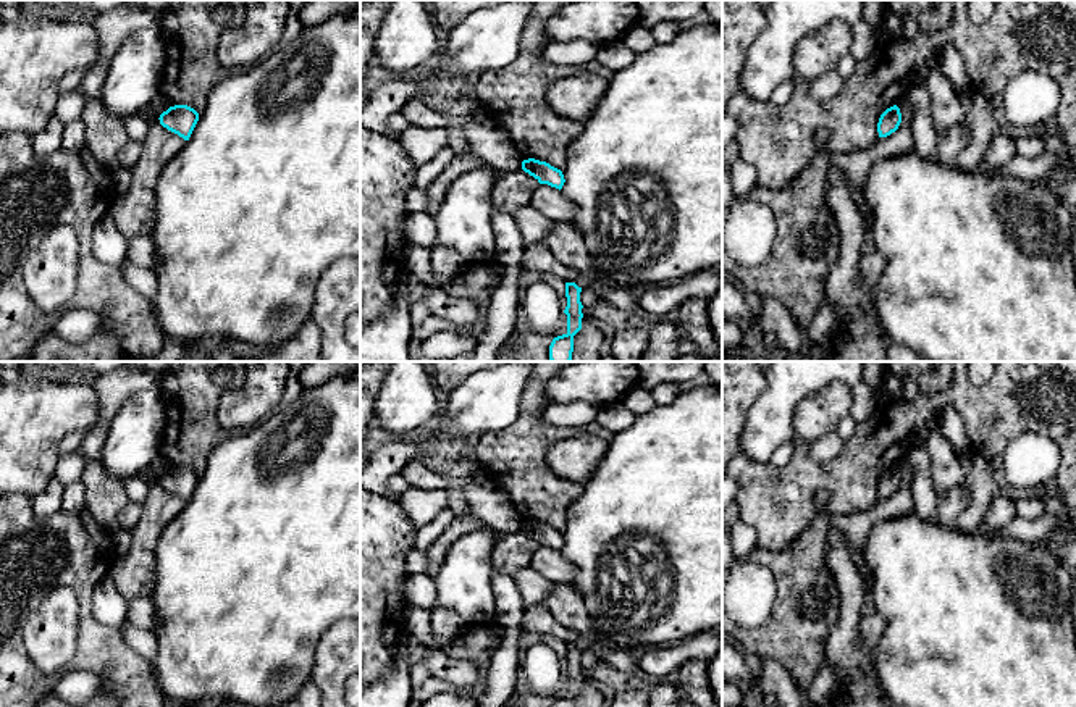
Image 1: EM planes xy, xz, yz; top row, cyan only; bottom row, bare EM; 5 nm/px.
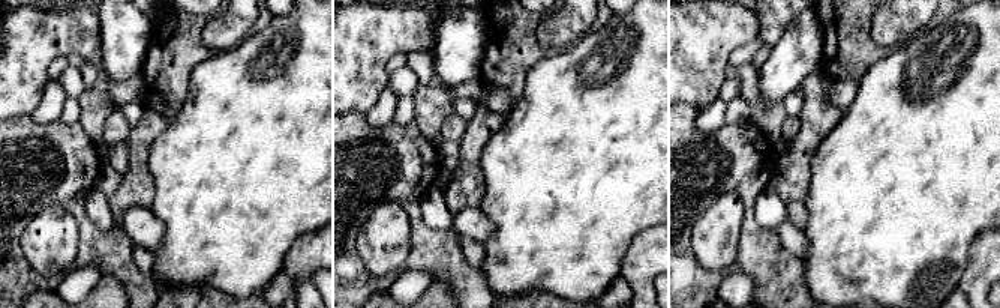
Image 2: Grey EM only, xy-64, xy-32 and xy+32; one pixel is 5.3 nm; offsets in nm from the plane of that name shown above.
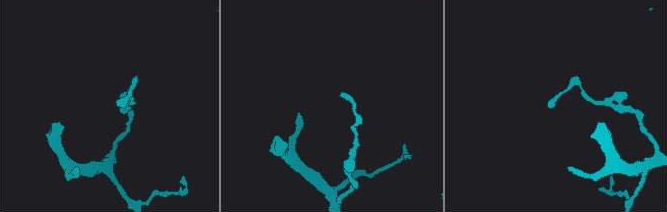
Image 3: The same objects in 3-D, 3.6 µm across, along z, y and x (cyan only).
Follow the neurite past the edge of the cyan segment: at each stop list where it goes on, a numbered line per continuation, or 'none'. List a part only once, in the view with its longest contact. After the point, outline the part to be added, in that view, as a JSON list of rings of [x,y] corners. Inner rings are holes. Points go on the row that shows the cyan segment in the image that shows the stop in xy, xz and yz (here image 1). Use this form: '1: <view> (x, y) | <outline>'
none

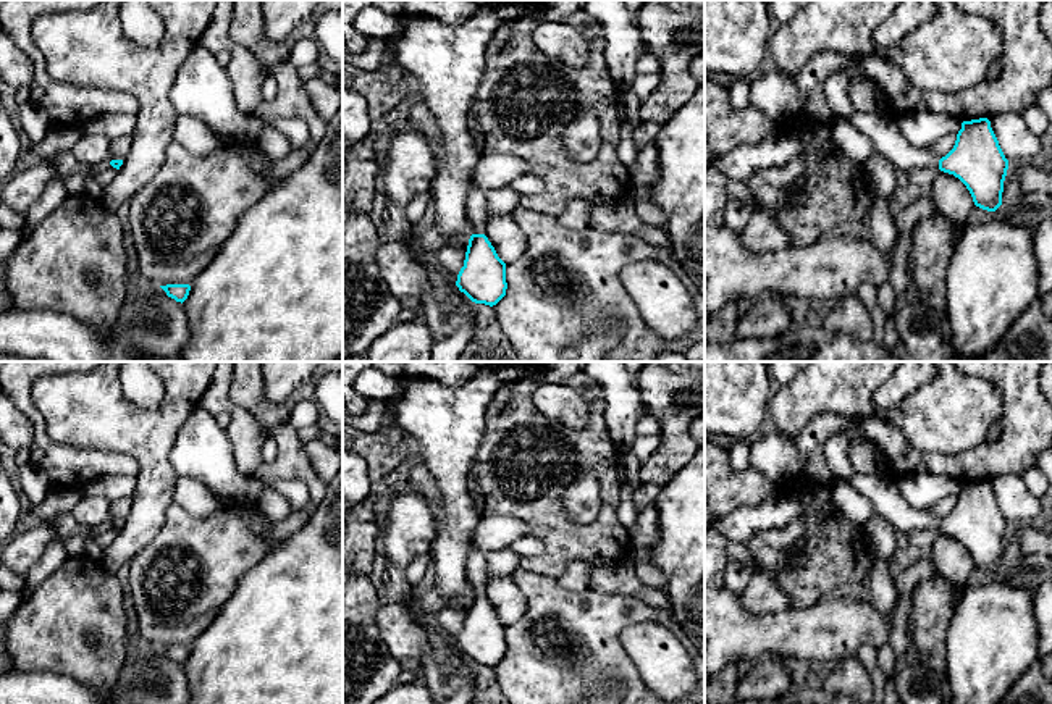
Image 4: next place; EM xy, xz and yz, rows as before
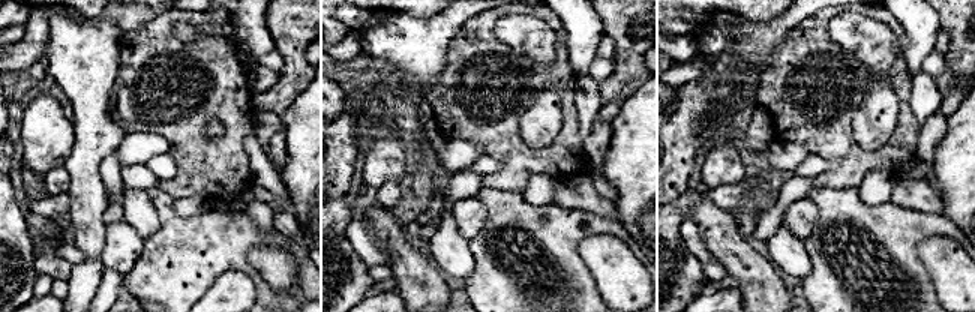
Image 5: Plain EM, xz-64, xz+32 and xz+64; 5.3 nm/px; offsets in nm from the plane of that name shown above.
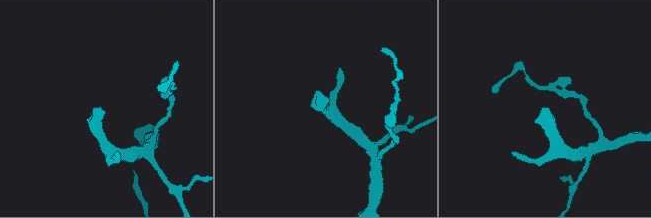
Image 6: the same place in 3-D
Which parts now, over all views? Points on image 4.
1: xz (475, 204) | [[[475,182],[469,187],[465,208],[472,226],[472,234],[485,234],[485,228],[490,220],[486,212],[486,191]]]

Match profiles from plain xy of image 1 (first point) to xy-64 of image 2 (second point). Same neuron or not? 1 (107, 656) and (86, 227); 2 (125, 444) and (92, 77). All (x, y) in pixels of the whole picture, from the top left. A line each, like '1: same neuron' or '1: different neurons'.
1: same neuron
2: different neurons

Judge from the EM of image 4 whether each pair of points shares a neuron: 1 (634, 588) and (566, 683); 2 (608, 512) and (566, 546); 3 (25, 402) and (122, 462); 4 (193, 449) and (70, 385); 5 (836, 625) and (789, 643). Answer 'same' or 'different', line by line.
1: different
2: same
3: same
4: different
5: same

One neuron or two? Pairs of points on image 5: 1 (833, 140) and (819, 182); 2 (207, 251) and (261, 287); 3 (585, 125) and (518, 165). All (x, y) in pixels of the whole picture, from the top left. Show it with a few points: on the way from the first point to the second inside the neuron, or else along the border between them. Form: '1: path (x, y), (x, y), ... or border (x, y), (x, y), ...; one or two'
1: path (834, 150), (834, 168), (830, 173); one
2: path (222, 251), (227, 251), (251, 272); one
3: border (575, 95), (578, 135), (582, 141); two

